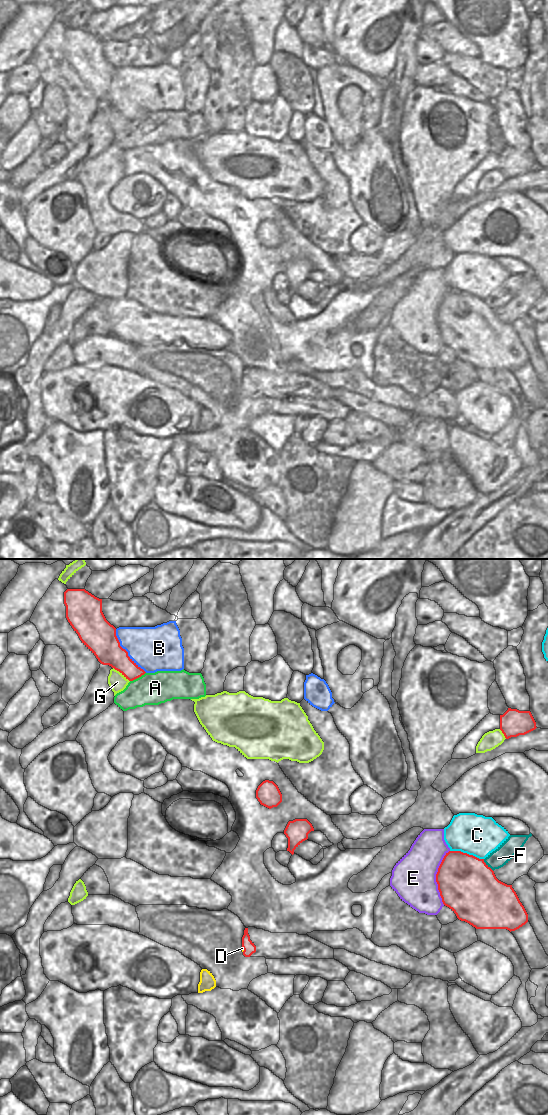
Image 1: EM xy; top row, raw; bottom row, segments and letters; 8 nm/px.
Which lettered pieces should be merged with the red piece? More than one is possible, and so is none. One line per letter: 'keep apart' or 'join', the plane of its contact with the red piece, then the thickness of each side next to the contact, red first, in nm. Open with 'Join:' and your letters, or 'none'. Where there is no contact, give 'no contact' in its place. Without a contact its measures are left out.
Join: none
A: keep apart; meets red in xy; 180 nm thick on the red side, 260 nm on the other
B: keep apart; meets red in xy; 260 nm thick on the red side, 360 nm on the other
C: keep apart; meets red in xy; 460 nm thick on the red side, 320 nm on the other
D: keep apart; meets red in xy; 100 nm thick on the red side, 20 nm on the other
E: keep apart; meets red in xy; 460 nm thick on the red side, 360 nm on the other
F: keep apart; meets red in xy; 460 nm thick on the red side, 140 nm on the other
G: keep apart; meets red in xy; 220 nm thick on the red side, 140 nm on the other

